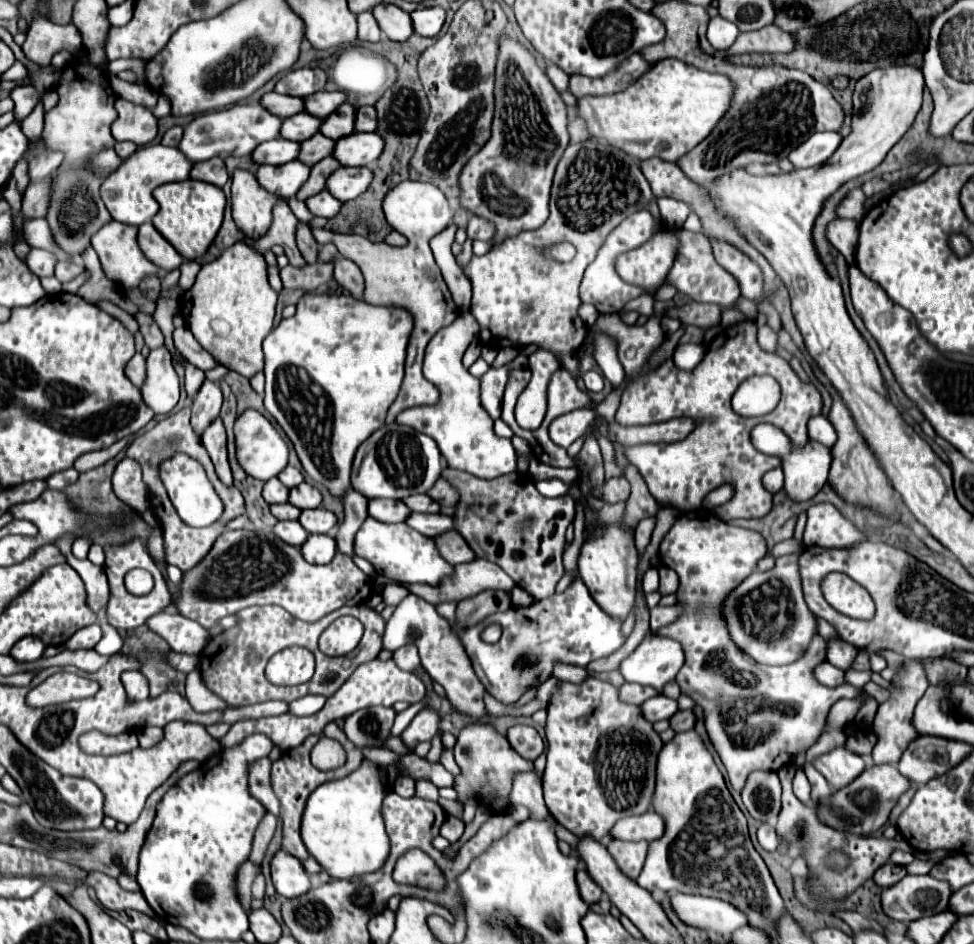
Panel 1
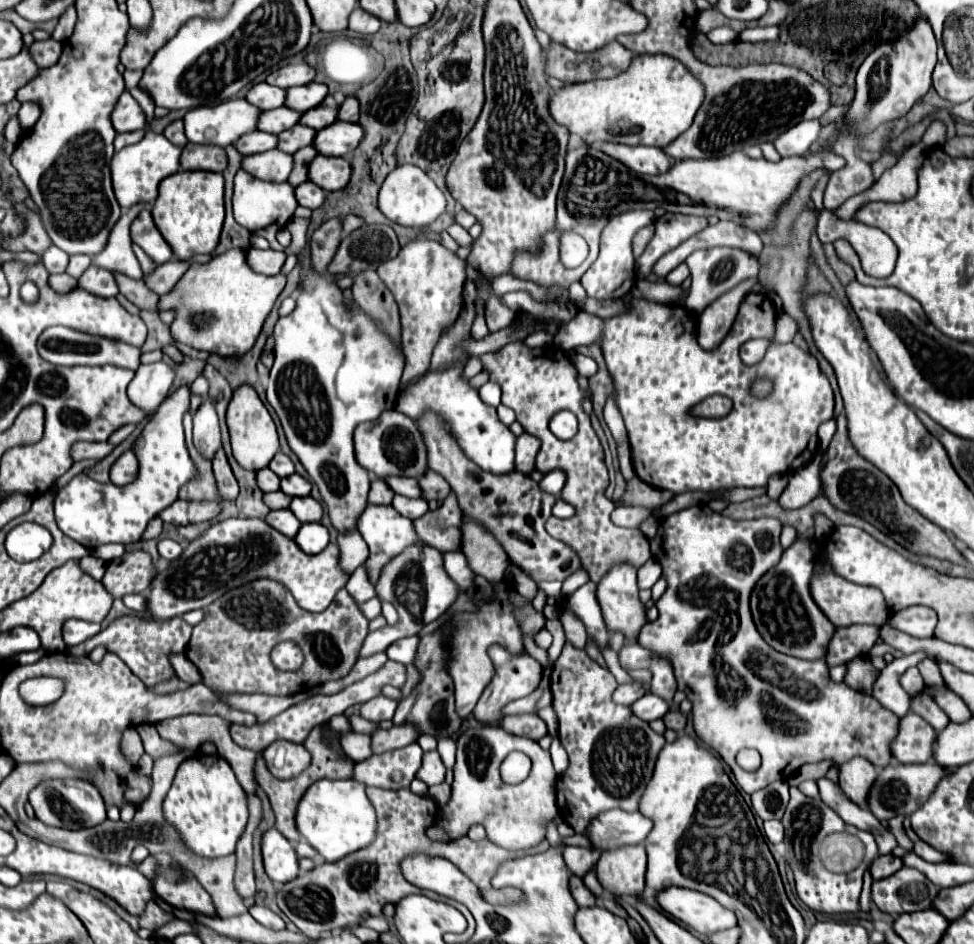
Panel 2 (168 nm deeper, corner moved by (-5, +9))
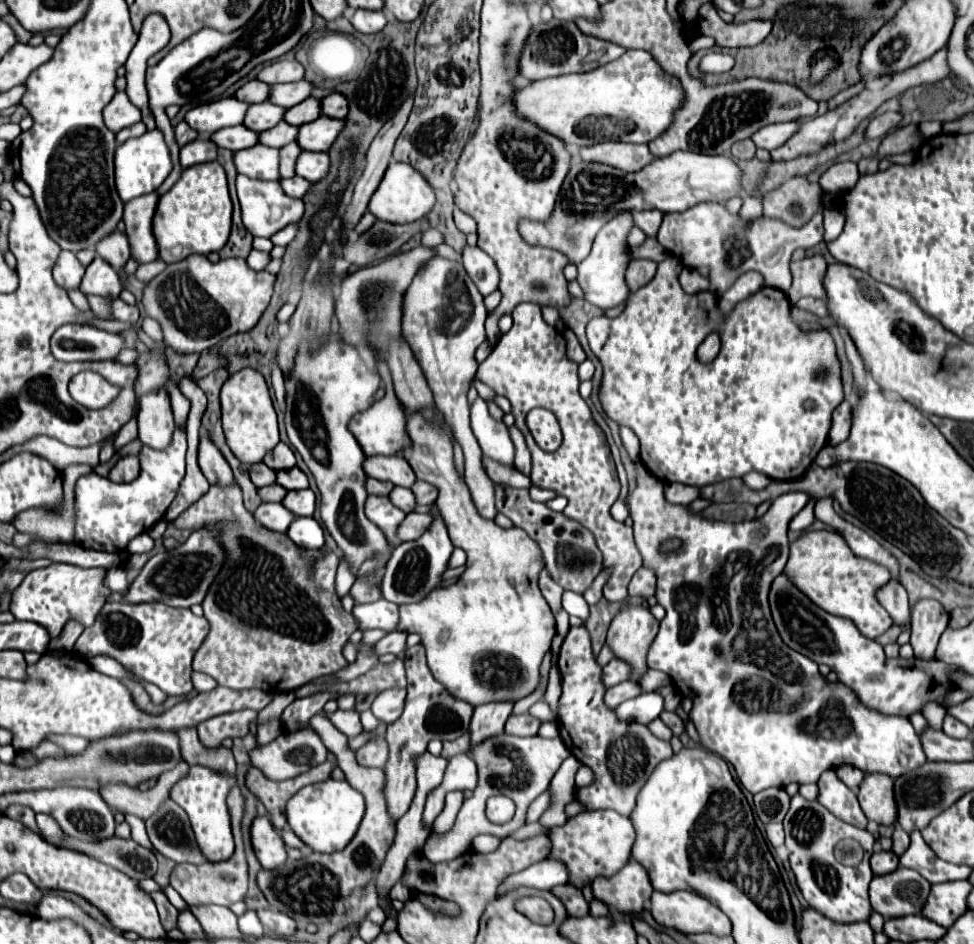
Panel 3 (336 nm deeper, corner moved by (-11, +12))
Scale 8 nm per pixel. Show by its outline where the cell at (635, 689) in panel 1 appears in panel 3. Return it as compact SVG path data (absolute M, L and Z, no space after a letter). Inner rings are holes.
M621 682L613 688L607 688L605 692L605 704L613 710L617 708L621 702L629 700L629 698L635 698L641 694L641 686L639 684L633 684L633 682Z

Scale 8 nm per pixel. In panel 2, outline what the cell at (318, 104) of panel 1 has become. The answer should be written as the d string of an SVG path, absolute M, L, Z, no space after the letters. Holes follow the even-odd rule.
M309 83L303 87L291 87L287 89L287 101L285 105L295 109L295 111L309 111L313 107L317 107L319 103L323 103L323 99L327 97L327 85L321 83Z

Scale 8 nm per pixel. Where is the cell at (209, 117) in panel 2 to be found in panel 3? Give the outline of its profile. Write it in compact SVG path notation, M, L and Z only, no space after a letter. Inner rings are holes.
M221 98L211 104L195 106L187 112L187 124L199 132L199 138L209 138L213 132L225 126L243 124L249 104L237 98Z

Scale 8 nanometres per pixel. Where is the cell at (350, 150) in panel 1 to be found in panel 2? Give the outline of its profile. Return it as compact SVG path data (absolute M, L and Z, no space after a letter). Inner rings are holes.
M337 121L337 123L317 131L313 145L321 155L345 157L347 153L355 151L355 147L359 147L361 139L365 139L365 131L363 131L363 127L359 127L359 123Z

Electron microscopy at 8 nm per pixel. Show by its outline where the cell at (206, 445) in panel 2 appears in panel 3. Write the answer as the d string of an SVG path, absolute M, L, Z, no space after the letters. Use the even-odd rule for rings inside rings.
M201 432L201 444L199 444L199 466L201 472L205 474L207 482L213 484L221 484L221 486L229 486L235 484L233 472L227 464L227 460L221 456L221 452L215 448L215 444L209 440L207 432Z

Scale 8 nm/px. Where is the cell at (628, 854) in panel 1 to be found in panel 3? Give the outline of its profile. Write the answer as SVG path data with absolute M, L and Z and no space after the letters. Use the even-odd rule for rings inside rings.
M627 862L615 876L597 878L593 882L593 896L605 906L617 908L621 914L639 914L651 898L651 882L645 868L637 862Z

